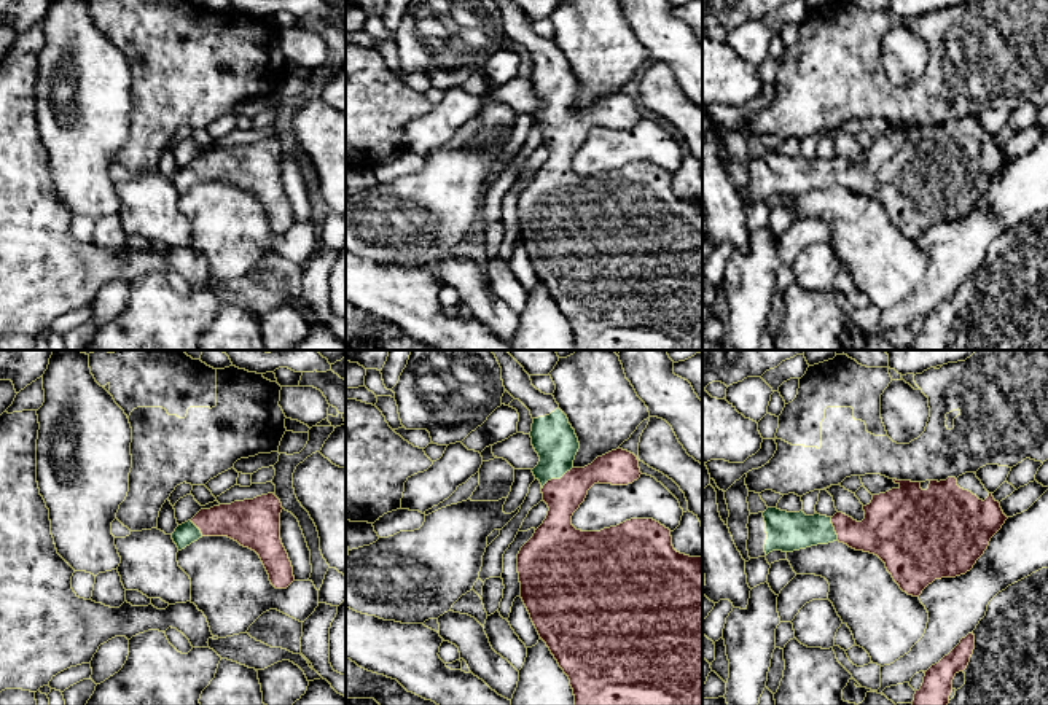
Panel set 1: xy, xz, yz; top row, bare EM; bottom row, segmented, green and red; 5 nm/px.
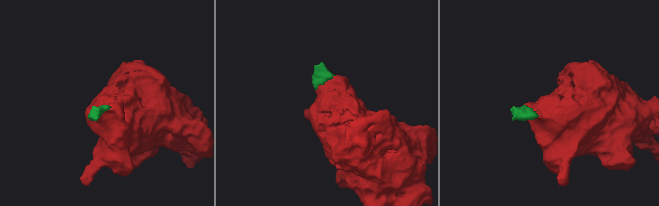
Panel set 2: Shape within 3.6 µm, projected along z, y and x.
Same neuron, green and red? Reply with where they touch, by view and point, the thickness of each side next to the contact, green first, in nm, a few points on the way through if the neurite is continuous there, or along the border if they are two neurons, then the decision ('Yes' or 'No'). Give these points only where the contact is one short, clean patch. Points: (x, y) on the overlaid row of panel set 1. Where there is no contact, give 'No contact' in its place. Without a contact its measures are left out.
Touches green at xz (556, 478). Thickness 220 nm (green) against 180 nm. Path across: xz (553, 438), (556, 443), (556, 478), (564, 487), (564, 495). Yes

